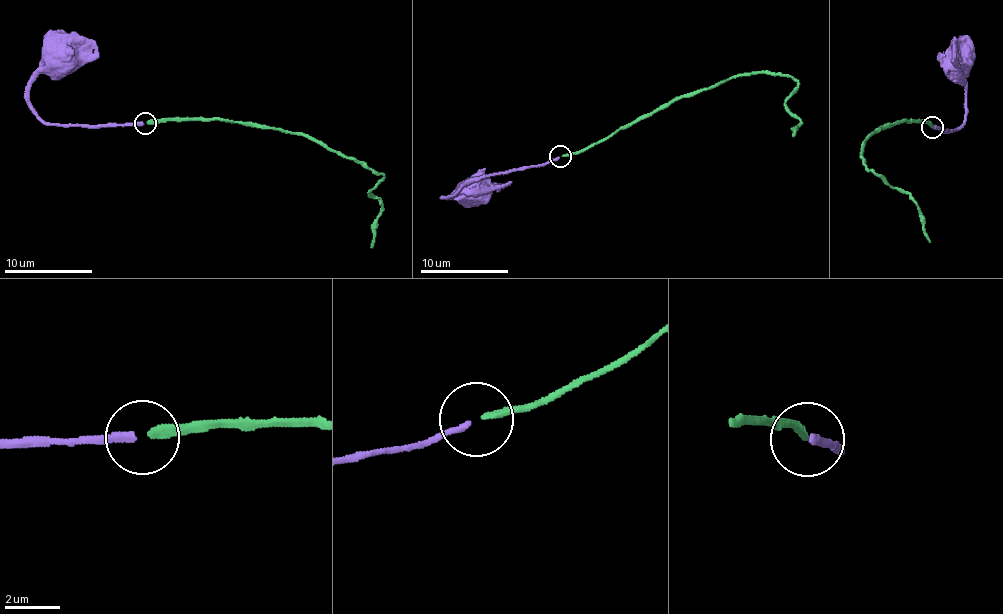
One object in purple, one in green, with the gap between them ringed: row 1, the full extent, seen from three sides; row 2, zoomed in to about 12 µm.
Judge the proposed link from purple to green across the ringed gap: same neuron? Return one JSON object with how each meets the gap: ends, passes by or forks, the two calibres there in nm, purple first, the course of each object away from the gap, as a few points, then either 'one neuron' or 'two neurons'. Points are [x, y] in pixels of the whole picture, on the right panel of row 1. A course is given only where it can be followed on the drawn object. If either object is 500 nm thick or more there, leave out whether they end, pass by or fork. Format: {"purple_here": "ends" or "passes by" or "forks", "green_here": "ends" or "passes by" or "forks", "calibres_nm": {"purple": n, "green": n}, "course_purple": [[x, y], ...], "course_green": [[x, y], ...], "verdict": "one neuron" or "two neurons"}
{"purple_here": "ends", "green_here": "ends", "calibres_nm": {"purple": 240, "green": 240}, "course_purple": [[932, 126], [955, 132], [963, 123], [965, 82], [949, 63], [951, 59]], "course_green": [[932, 125], [888, 123], [862, 144], [861, 154], [862, 163], [874, 173], [909, 195], [930, 241]], "verdict": "one neuron"}

